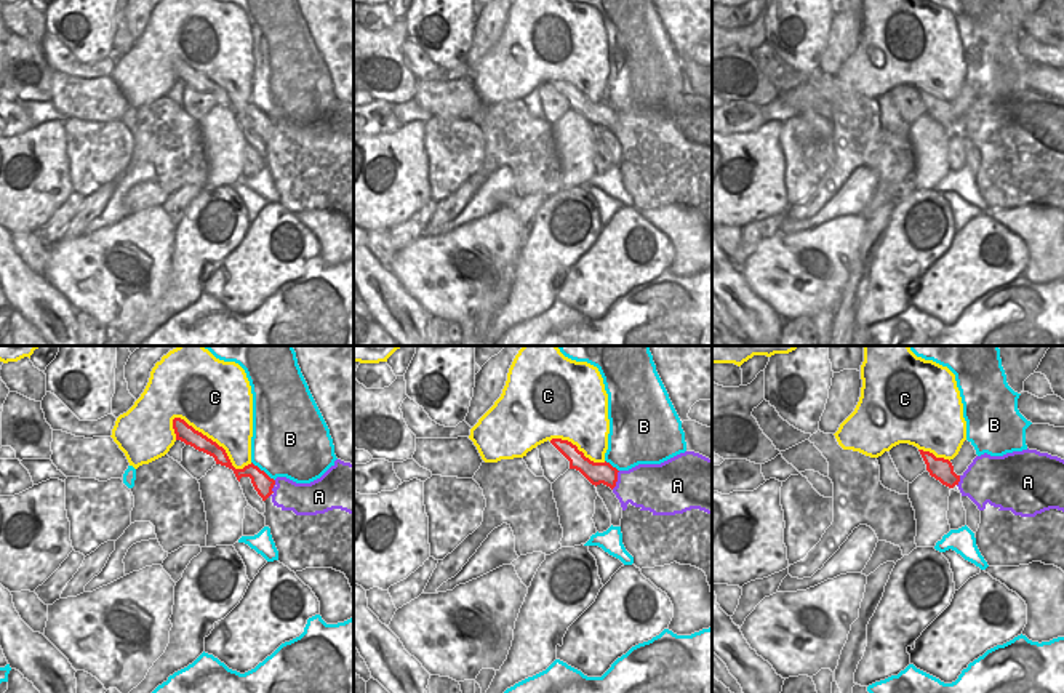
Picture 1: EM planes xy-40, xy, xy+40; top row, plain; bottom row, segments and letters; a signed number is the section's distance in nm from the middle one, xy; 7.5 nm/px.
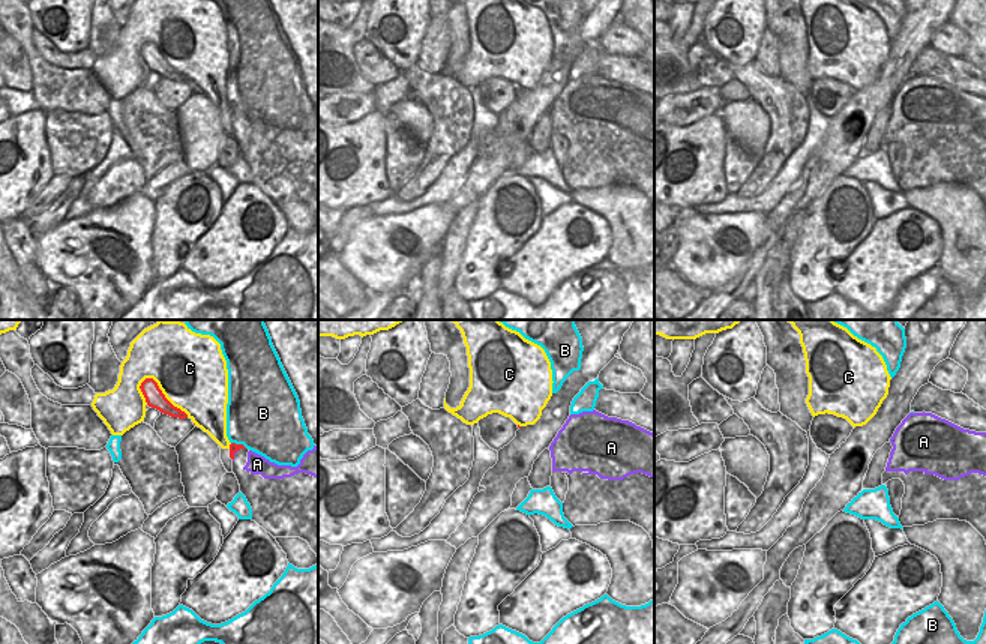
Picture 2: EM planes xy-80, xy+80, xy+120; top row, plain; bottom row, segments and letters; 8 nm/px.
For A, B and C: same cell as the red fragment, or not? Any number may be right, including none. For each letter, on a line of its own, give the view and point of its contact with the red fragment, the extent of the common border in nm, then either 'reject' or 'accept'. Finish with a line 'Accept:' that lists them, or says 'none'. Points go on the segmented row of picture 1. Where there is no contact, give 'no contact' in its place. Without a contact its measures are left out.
A: xy (616, 480) | 160 nm | accept
B: xy-40 (263, 471) | 240 nm | reject
C: xy-40 (215, 442) | 700 nm | reject
Accept: A

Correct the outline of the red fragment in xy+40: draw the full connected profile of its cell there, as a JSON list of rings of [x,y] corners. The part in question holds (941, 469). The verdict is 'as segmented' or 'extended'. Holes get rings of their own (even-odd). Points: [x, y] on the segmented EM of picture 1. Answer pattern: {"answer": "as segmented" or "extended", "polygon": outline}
{"answer": "extended", "polygon": [[[1029,448],[1003,456],[984,453],[957,475],[949,459],[918,451],[931,477],[949,488],[957,485],[979,511],[989,503],[1021,517],[1035,517],[1050,509],[1064,512],[1064,459],[1058,456]]]}

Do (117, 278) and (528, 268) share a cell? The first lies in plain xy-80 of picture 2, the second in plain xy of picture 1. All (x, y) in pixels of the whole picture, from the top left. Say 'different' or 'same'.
different

